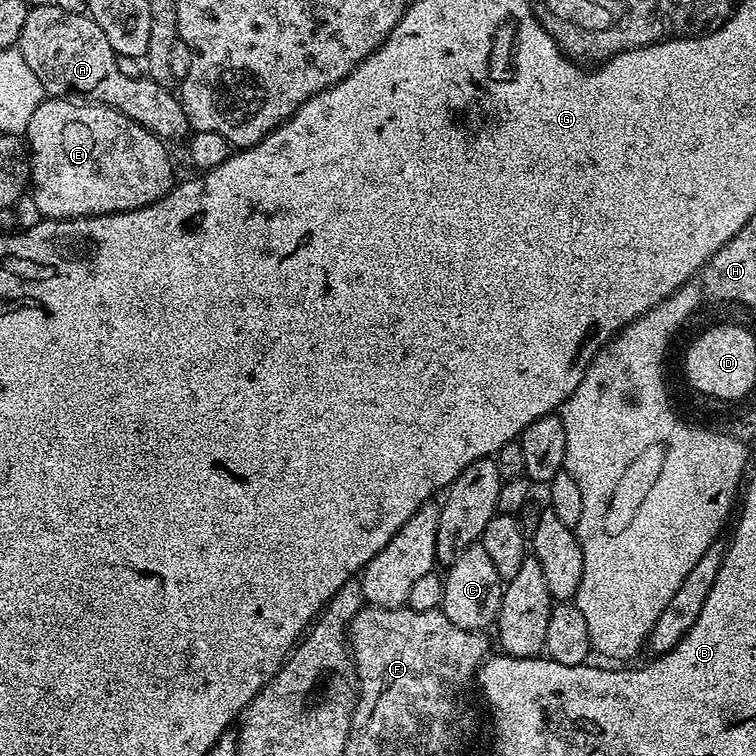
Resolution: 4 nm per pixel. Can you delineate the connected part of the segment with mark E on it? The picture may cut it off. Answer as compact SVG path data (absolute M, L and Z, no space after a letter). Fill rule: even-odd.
M45 98L30 118L26 140L30 145L30 195L49 220L138 210L158 202L174 187L165 141L104 104Z

